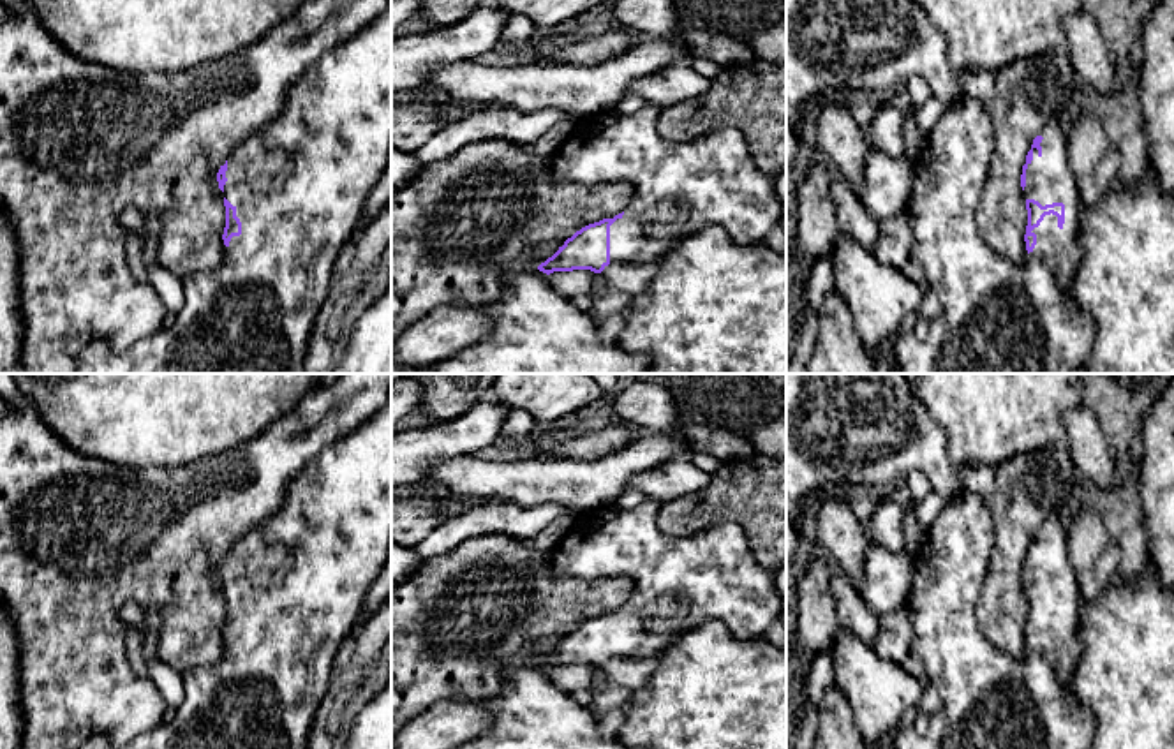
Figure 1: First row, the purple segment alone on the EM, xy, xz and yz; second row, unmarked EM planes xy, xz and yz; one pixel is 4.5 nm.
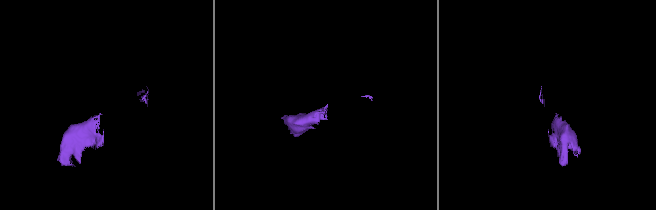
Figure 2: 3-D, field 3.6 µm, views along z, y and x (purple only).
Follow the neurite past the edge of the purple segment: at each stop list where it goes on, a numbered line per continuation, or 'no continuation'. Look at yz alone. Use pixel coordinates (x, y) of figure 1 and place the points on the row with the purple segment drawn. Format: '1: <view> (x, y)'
1: yz (996, 316)

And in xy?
1: xy (300, 184)

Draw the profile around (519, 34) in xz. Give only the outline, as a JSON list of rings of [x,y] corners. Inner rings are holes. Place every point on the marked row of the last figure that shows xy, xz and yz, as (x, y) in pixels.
[[[509,14],[502,28],[499,48],[527,58],[529,48],[541,39],[536,25],[524,14]]]

